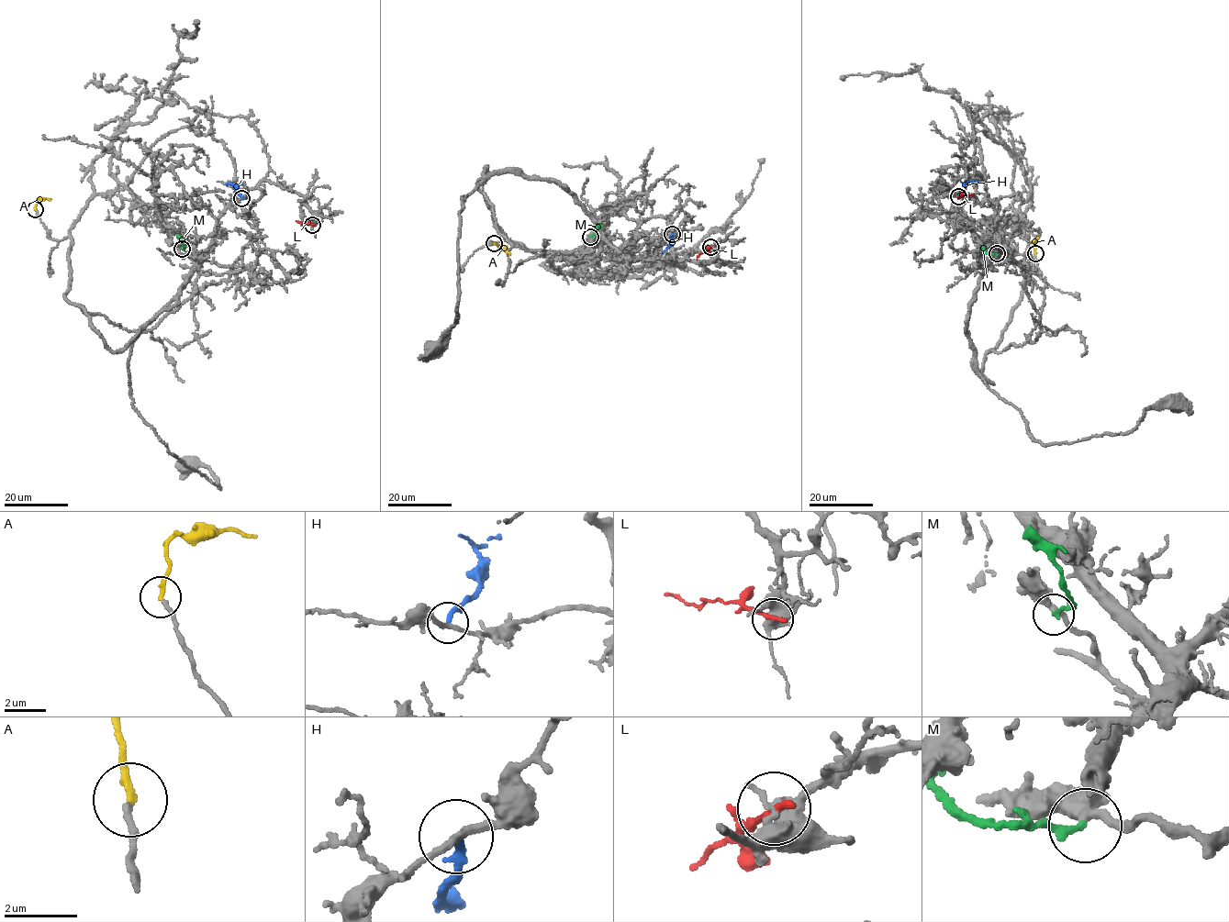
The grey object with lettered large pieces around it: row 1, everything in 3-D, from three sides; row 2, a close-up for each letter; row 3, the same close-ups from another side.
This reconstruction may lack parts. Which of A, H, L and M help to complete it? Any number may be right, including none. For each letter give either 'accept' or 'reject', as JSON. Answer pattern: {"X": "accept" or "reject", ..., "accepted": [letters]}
{"A": "accept", "H": "reject", "L": "reject", "M": "accept", "accepted": ["A", "M"]}

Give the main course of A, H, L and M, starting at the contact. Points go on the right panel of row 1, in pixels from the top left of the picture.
A: (1035, 253), (1033, 244), (1038, 237)
H: (958, 195), (964, 183), (978, 182)
L: (958, 197), (974, 194)
M: (998, 254), (988, 254), (984, 247)

